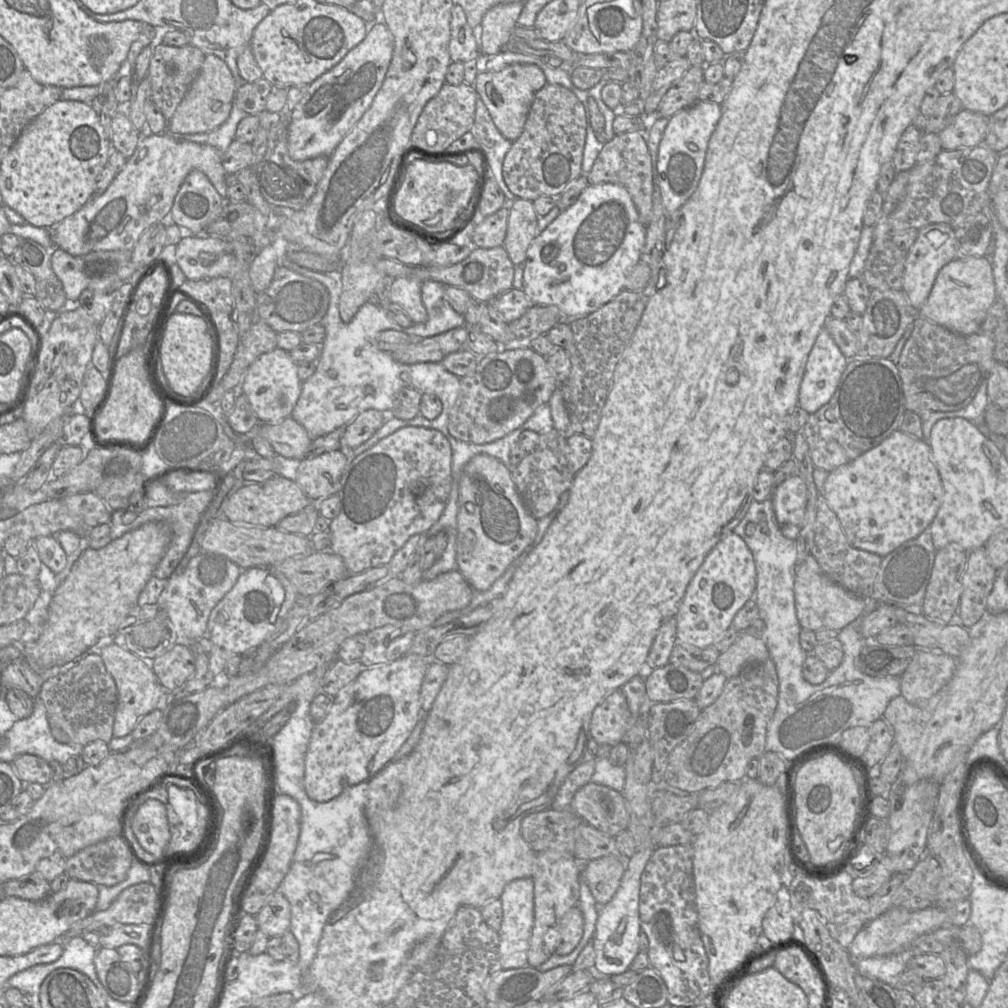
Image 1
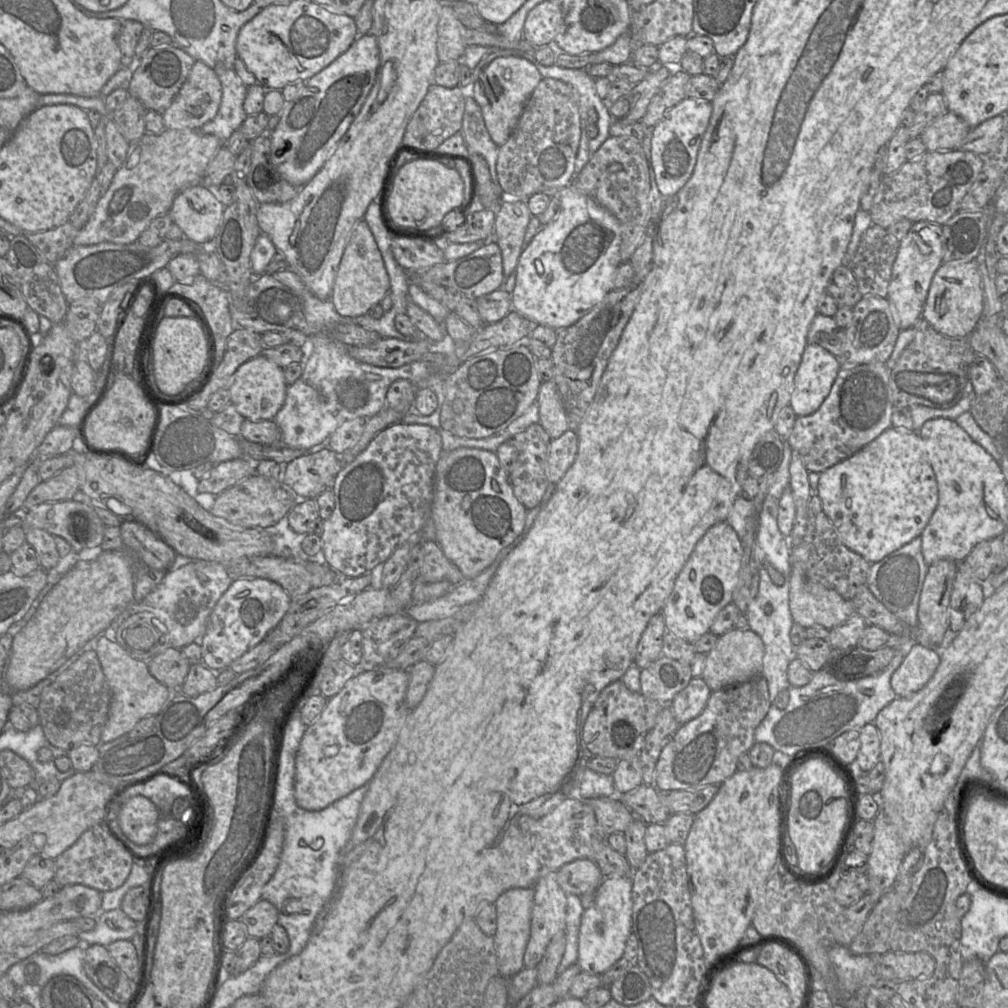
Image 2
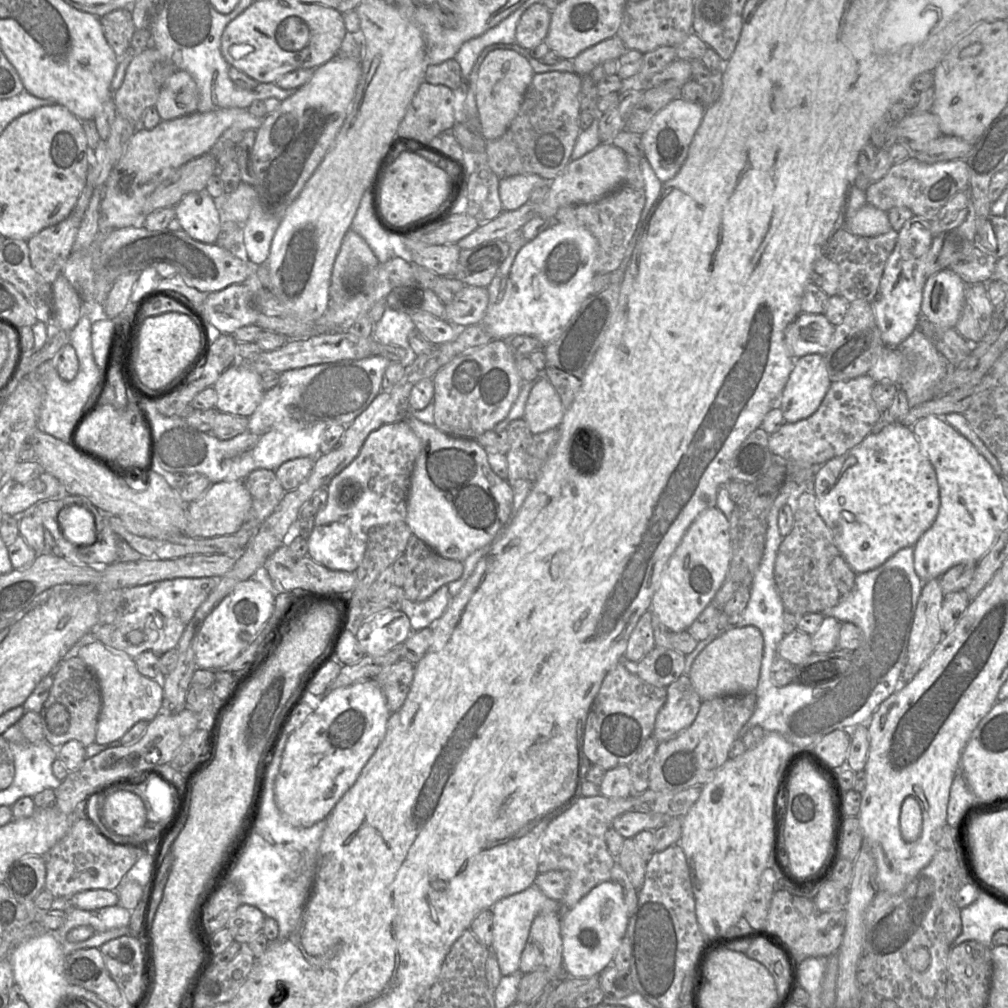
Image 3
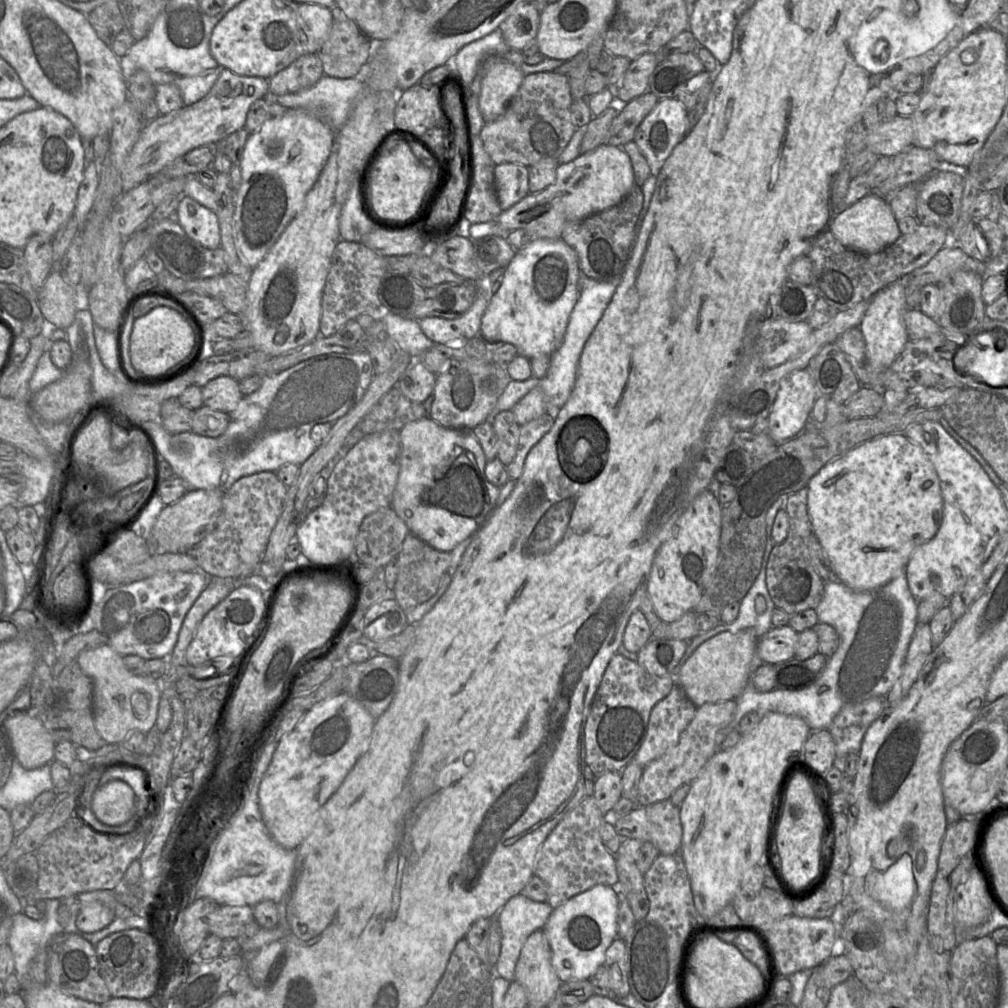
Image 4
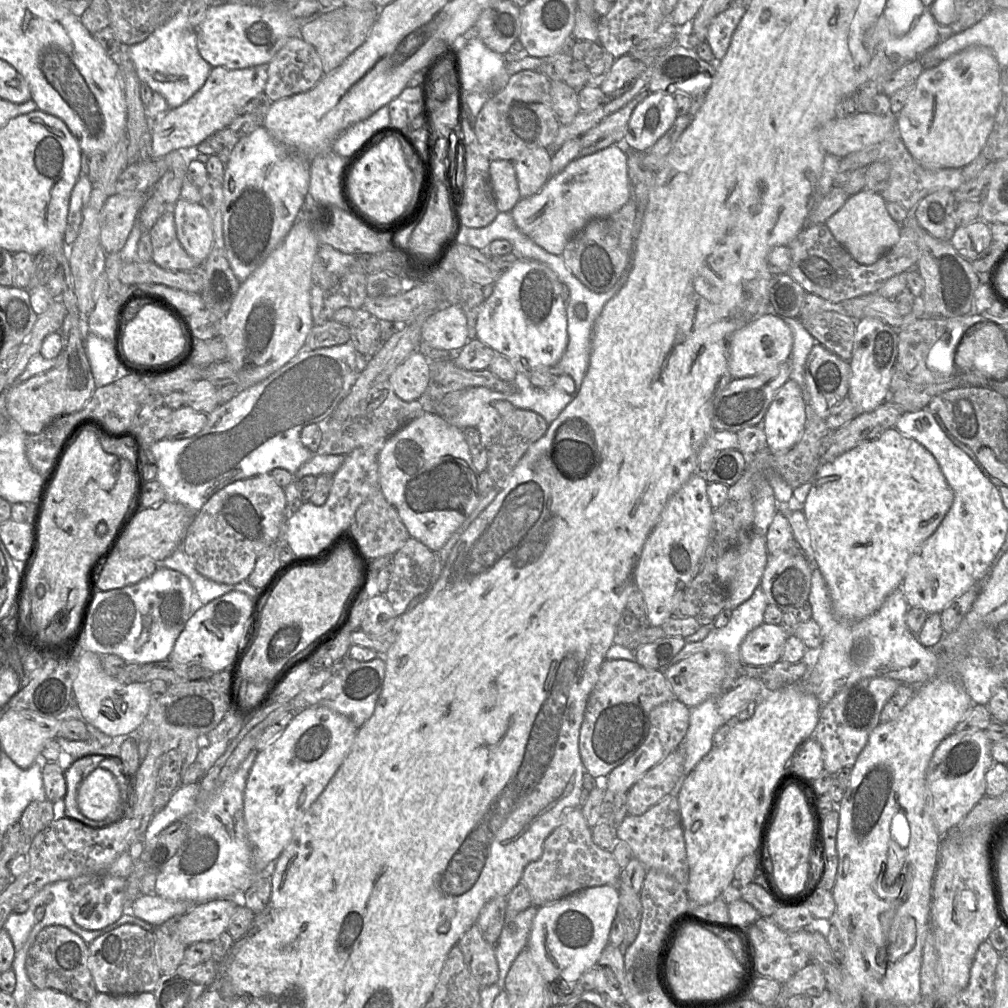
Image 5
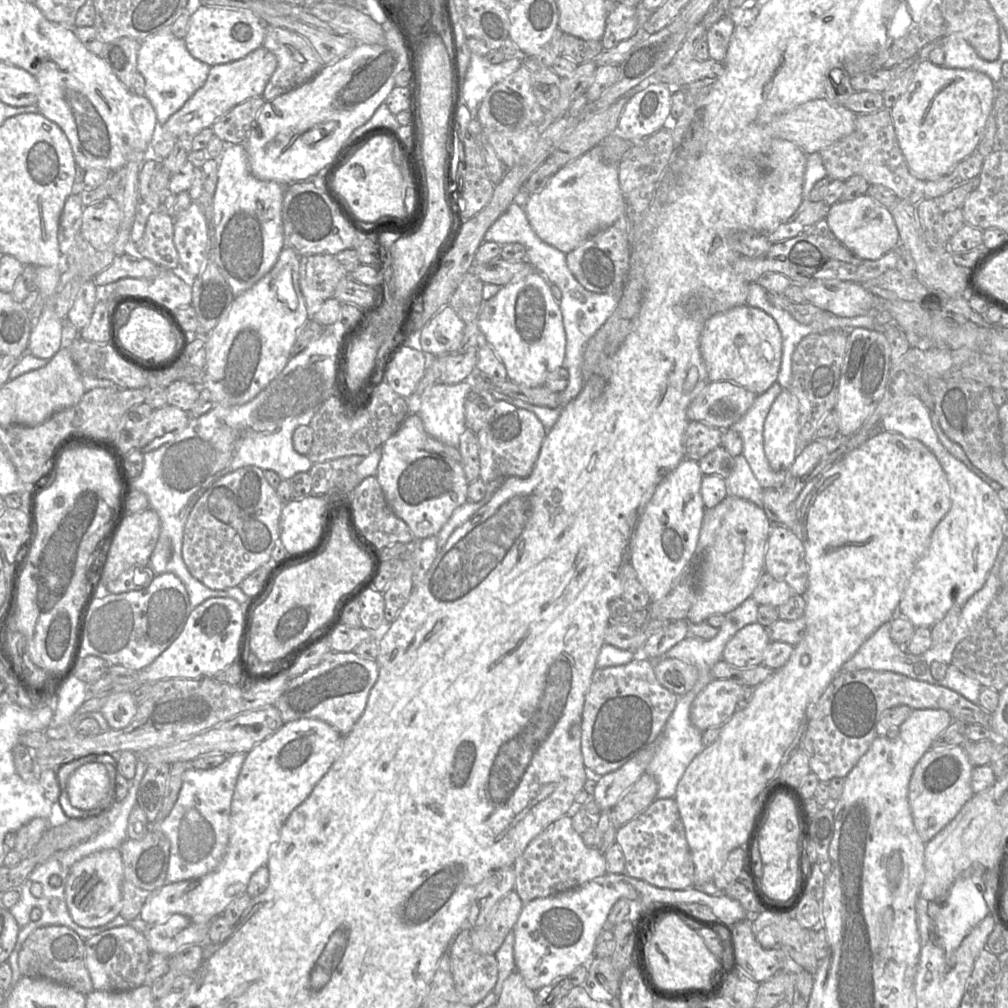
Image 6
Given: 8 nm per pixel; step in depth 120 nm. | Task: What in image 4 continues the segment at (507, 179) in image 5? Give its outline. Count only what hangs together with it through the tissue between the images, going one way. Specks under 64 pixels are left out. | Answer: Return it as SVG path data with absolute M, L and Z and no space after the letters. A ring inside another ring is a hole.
M502 163L494 168L495 190L501 211L506 211L529 194L528 168Z

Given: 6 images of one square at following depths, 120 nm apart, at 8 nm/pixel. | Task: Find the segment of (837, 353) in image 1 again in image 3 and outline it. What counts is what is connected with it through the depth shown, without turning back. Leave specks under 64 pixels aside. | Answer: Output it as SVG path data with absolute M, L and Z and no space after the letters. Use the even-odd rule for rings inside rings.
M822 354L795 358L779 400L785 421L794 423L811 416L821 404L831 383Z

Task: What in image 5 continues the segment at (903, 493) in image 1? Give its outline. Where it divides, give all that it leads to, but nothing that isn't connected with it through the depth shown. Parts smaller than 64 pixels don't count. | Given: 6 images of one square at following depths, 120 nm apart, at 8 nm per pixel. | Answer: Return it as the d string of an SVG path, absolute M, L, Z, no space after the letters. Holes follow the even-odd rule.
M894 426L877 438L845 452L833 461L822 464L811 483L811 489L803 504L803 513L810 530L815 565L826 581L836 615L852 621L865 618L874 613L895 589L901 587L910 557L937 530L950 510L953 503L953 491L932 454L916 440L900 433Z

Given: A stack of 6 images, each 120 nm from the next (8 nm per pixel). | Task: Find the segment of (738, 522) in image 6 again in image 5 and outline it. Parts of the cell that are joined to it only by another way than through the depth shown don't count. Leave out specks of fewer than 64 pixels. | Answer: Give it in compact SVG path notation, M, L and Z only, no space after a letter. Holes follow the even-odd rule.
M754 531L748 533L741 541L738 539L720 557L717 562L716 576L727 592L725 609L734 610L752 596L761 582L767 558L766 537Z

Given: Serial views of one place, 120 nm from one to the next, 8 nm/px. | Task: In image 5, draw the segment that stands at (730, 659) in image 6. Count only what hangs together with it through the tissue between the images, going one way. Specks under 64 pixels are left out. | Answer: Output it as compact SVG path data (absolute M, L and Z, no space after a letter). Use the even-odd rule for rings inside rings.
M763 623L745 637L740 657L745 665L762 666L781 660L784 644L790 635L782 625Z

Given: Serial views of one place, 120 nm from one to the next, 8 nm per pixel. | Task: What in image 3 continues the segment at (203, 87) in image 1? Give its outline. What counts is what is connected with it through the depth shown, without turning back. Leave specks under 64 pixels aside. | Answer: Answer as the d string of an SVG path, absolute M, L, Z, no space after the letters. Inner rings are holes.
M175 71L163 84L155 103L161 121L173 120L197 112L199 91L185 71Z

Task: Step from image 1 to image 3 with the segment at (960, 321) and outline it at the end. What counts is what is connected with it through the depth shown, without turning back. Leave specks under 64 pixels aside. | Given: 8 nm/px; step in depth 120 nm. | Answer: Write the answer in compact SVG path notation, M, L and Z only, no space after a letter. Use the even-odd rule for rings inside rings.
M949 268L928 277L922 294L922 317L941 328L955 328L967 283Z

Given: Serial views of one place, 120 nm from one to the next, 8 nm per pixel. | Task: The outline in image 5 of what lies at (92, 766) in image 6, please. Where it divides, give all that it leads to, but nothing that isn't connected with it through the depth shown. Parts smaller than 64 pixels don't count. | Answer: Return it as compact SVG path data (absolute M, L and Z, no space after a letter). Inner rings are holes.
M97 767L82 782L77 805L88 819L101 821L113 817L120 805L120 786L114 775Z

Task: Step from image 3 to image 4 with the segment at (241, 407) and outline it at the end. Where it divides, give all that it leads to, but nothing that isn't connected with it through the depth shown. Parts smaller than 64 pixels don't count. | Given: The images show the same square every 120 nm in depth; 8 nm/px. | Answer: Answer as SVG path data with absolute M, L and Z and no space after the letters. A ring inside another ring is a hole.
M227 376L210 380L202 387L203 406L212 410L231 413L234 411L243 395L239 389L239 381Z

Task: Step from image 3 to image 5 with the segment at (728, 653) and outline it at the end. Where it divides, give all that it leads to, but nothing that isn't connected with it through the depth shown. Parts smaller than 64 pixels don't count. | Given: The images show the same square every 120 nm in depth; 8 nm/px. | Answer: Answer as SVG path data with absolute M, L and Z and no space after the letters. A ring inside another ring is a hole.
M704 651L659 670L665 675L675 697L687 707L694 708L722 693L726 666L724 654Z

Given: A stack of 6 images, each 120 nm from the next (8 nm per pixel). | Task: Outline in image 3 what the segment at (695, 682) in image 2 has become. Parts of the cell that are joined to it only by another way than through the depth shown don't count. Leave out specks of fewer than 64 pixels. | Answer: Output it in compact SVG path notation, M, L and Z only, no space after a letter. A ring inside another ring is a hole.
M681 675L667 687L667 699L659 710L653 736L659 743L688 728L695 720L702 700L690 678Z

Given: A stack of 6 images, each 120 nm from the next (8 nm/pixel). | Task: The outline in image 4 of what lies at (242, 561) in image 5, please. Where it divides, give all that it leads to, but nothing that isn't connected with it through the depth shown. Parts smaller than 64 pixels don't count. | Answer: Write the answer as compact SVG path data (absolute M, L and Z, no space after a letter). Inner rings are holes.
M259 472L240 478L224 493L222 499L222 511L217 520L215 528L209 534L207 534L197 545L195 545L190 551L186 553L190 553L196 559L198 569L204 574L211 576L211 578L238 579L247 577L248 575L257 572L258 565L269 541L271 532L284 509L286 496L287 487L278 479L275 472Z

